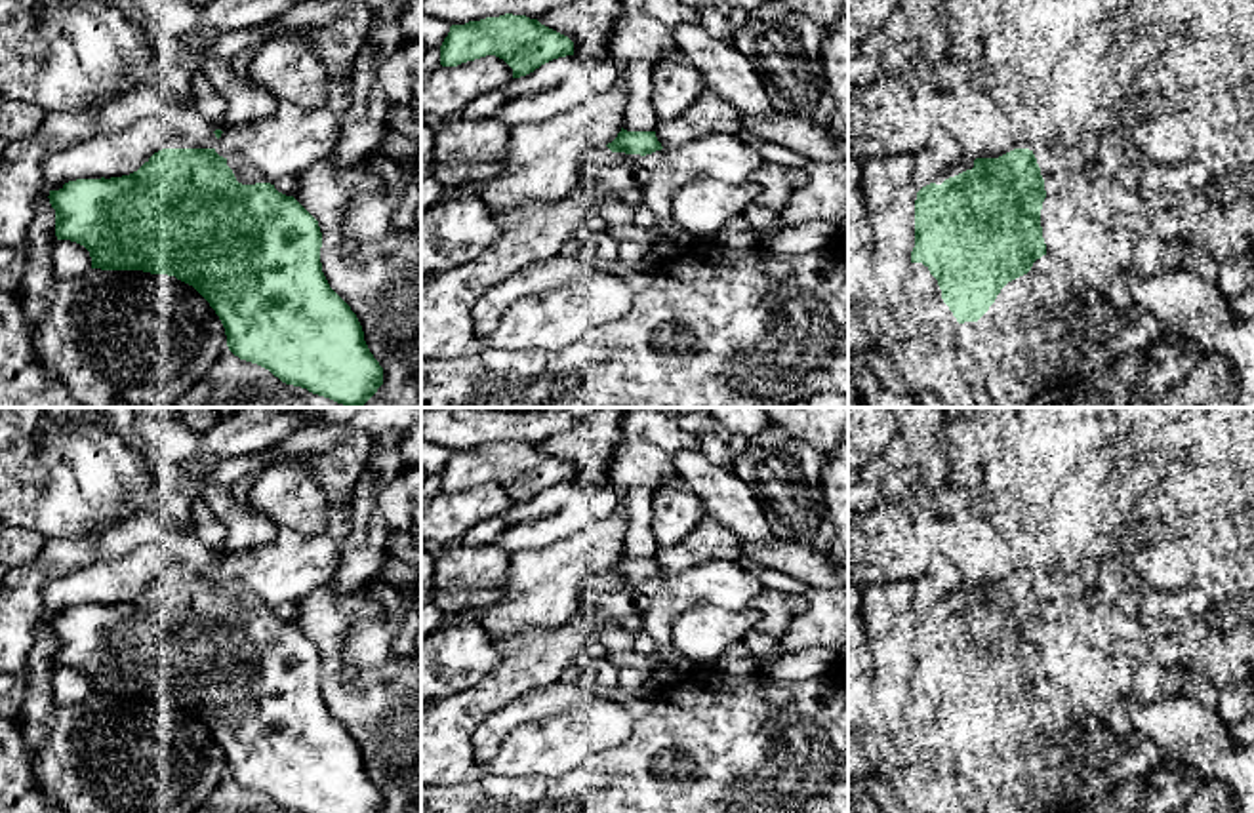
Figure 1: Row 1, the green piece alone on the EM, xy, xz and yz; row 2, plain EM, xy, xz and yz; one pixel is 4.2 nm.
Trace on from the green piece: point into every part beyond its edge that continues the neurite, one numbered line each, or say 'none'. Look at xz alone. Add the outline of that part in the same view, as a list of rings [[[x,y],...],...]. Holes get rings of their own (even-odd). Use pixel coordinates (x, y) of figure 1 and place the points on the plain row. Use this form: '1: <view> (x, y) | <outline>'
1: xz (599, 583) | [[[606,571],[600,575],[593,575],[589,581],[589,594],[597,592],[633,592],[640,586],[640,581],[625,581],[625,579],[612,579]]]

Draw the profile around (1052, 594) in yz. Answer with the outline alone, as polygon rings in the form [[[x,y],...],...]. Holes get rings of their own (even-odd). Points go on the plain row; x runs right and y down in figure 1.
[[[1035,569],[1033,581],[1044,605],[1046,623],[1056,621],[1069,605],[1063,585],[1041,569]]]

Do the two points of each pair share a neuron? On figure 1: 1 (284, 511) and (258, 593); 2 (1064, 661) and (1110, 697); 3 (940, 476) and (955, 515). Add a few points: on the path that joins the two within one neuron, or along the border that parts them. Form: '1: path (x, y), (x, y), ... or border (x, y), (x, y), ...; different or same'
1: border (324, 526), (317, 534), (279, 528); different
2: path (1075, 671), (1098, 694); same
3: border (923, 480), (932, 488), (950, 484); different

